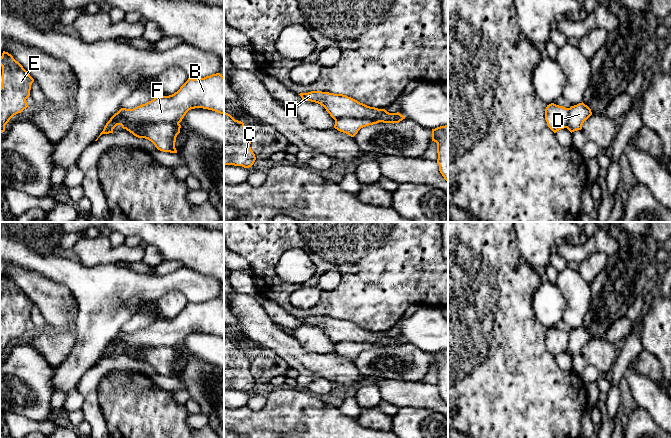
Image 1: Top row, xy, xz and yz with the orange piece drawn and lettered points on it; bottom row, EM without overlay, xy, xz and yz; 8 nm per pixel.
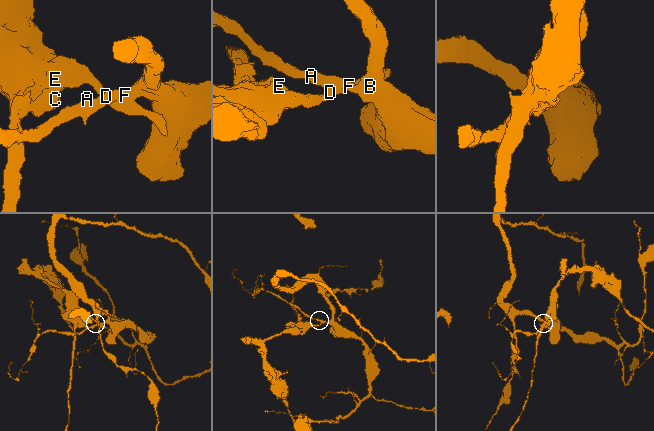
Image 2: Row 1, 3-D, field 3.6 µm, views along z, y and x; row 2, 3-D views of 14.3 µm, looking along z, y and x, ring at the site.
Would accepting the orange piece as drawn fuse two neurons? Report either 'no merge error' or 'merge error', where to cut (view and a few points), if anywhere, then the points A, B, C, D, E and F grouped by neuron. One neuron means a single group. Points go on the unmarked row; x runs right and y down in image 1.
merge error; cut in xy along (118, 335), (119, 339), (130, 347), (178, 347); A B F / C D E

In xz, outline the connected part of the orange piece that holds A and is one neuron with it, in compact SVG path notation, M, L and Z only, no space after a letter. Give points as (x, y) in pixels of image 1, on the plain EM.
M311 315L299 319L302 324L315 326L323 330L334 344L350 341L354 343L373 343L383 347L399 347L405 343L403 339L367 330L343 318Z

